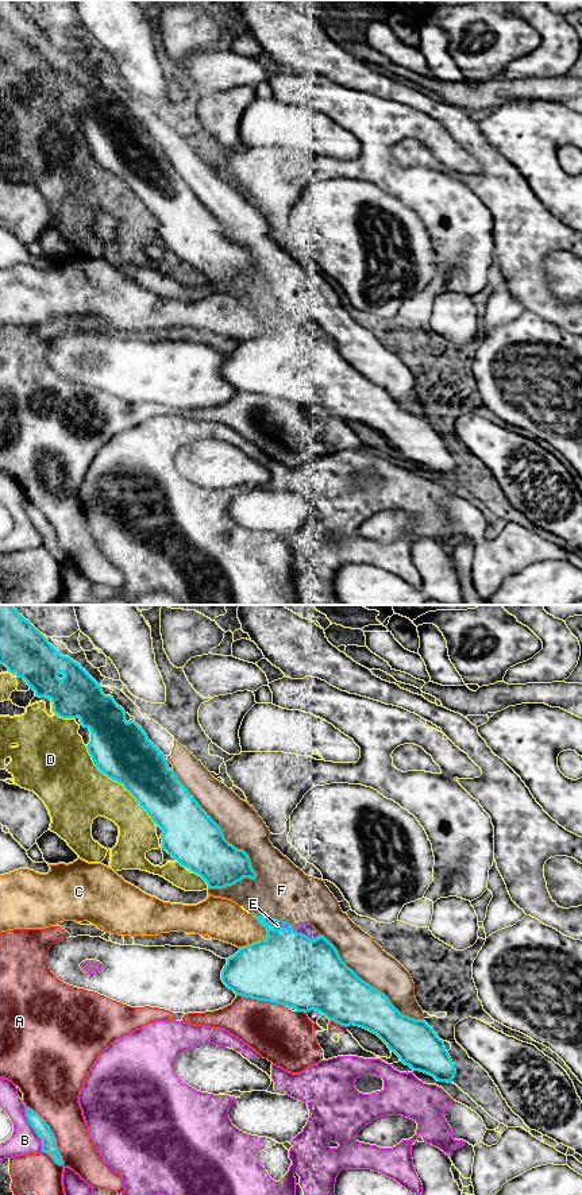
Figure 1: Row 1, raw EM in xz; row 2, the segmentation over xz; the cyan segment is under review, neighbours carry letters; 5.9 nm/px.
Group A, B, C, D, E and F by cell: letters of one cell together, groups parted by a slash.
A / B / C / D E / F

